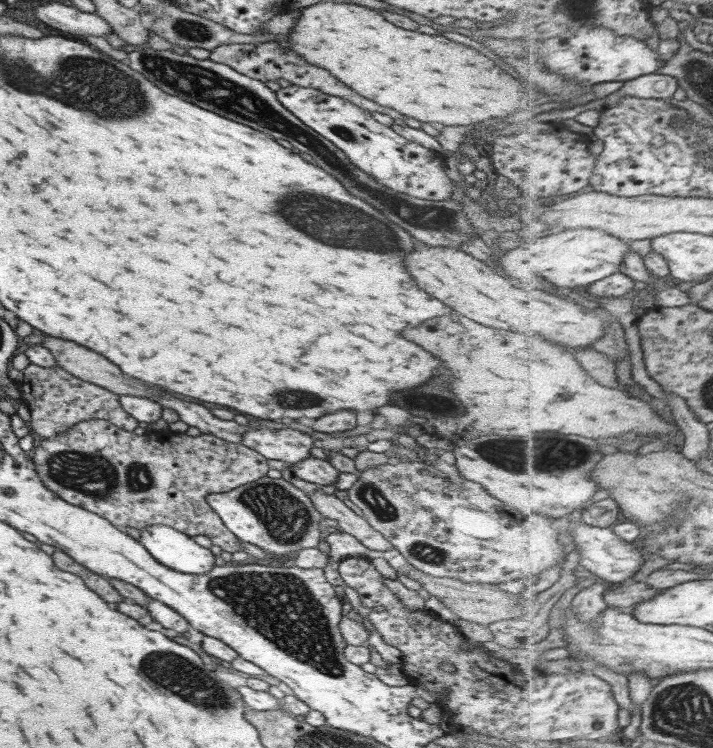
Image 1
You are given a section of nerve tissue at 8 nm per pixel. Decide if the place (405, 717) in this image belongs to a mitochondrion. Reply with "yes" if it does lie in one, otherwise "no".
no

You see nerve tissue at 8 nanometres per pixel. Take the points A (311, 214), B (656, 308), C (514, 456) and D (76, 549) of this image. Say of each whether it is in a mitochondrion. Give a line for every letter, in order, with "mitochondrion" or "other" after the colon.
A: mitochondrion
B: other
C: mitochondrion
D: other

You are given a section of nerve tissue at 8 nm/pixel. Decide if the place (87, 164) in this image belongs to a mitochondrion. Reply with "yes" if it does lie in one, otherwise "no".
no

